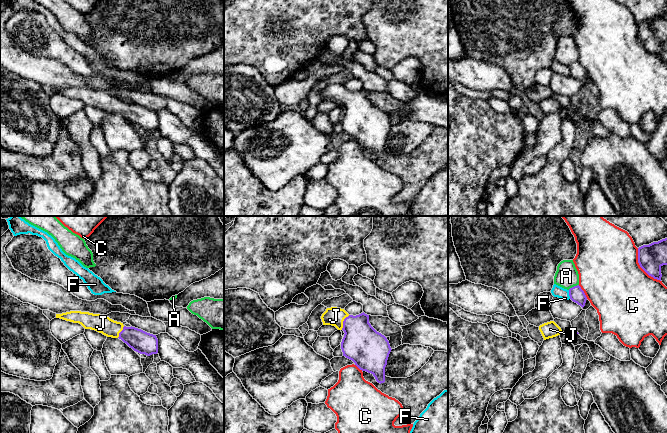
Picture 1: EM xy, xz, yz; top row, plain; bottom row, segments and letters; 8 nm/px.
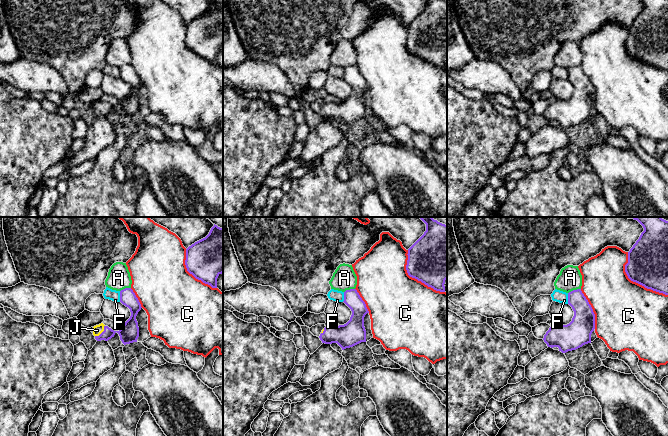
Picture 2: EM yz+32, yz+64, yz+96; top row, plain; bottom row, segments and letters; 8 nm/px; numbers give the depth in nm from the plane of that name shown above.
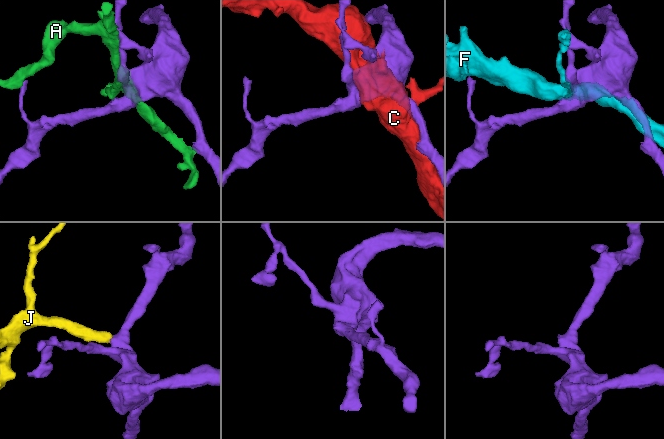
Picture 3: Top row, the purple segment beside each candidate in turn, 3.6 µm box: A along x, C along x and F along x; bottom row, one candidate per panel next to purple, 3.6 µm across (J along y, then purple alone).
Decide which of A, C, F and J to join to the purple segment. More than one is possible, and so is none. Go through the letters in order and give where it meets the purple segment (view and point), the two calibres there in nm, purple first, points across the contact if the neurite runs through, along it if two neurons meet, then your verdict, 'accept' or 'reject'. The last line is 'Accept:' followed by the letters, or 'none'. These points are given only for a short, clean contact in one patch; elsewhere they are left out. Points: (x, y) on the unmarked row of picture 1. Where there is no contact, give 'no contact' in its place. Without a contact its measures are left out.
A: meets purple in yz at (574, 62); 120 nm thick on the purple side, 190 nm on the other; reject
C: meets purple in yz at (641, 43); 220 nm thick on the purple side, 500 nm on the other; reject
F: meets purple in yz at (569, 70); 120 nm thick on the purple side, 90 nm on the other; reject
J: meets purple in xz at (343, 98); 320 nm thick on the purple side, 150 nm on the other; runs through xz (362, 120), (359, 114), (343, 98), (334, 92); accept
Accept: J

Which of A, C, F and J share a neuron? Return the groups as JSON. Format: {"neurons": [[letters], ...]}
{"neurons": [["A"], ["C"], ["F"], ["J"]]}

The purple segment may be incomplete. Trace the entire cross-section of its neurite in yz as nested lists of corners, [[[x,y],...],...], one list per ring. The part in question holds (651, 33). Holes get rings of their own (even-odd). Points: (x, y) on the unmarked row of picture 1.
[[[667,14],[639,23],[638,39],[649,52],[661,57],[661,43],[667,41]]]

